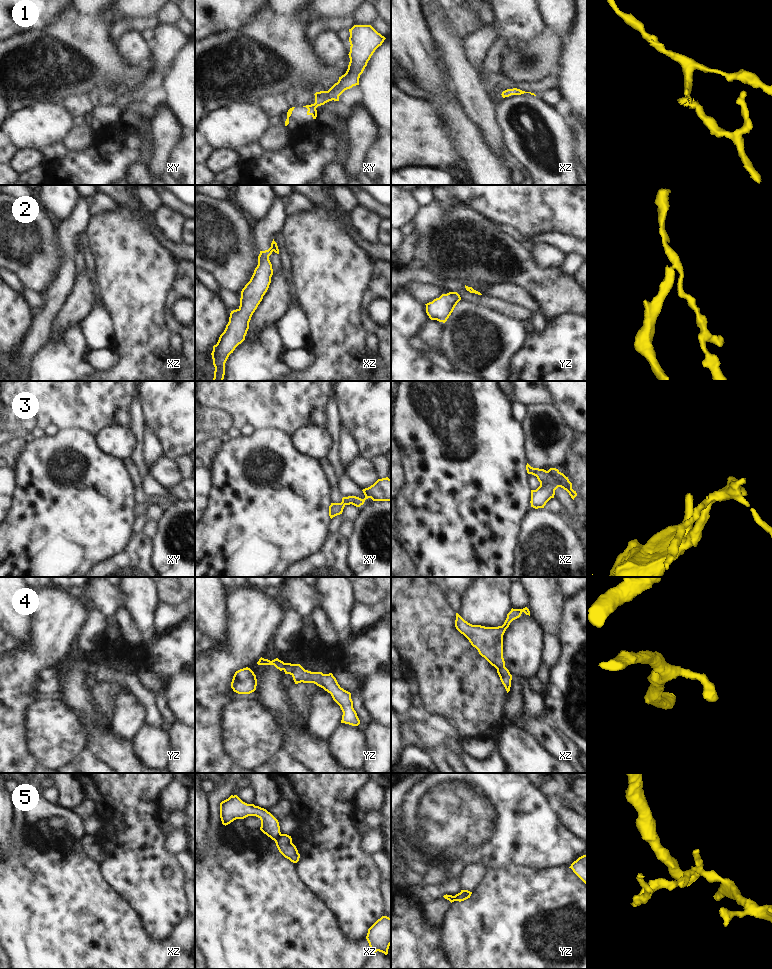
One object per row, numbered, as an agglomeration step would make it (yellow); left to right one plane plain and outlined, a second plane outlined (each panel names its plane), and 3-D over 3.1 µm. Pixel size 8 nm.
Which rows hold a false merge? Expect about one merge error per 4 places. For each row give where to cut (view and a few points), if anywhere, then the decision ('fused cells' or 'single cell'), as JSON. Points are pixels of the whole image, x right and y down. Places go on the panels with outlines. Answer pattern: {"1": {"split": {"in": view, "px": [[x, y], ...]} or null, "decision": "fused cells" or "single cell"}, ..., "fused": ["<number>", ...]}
{"1": {"split": null, "decision": "single cell"}, "2": {"split": {"in": "xz", "px": [[271, 246], [273, 250]]}, "decision": "fused cells"}, "3": {"split": null, "decision": "single cell"}, "4": {"split": null, "decision": "single cell"}, "5": {"split": {"in": "xz", "px": [[281, 834], [274, 840]]}, "decision": "fused cells"}, "fused": ["2", "5"]}

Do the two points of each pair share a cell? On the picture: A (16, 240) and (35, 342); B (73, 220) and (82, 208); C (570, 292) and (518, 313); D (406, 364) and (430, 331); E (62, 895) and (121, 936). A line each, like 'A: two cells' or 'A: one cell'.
A: two cells
B: one cell
C: two cells
D: two cells
E: one cell

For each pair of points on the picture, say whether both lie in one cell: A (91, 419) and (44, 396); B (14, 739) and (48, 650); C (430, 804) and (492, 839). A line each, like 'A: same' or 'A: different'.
A: same
B: same
C: same

